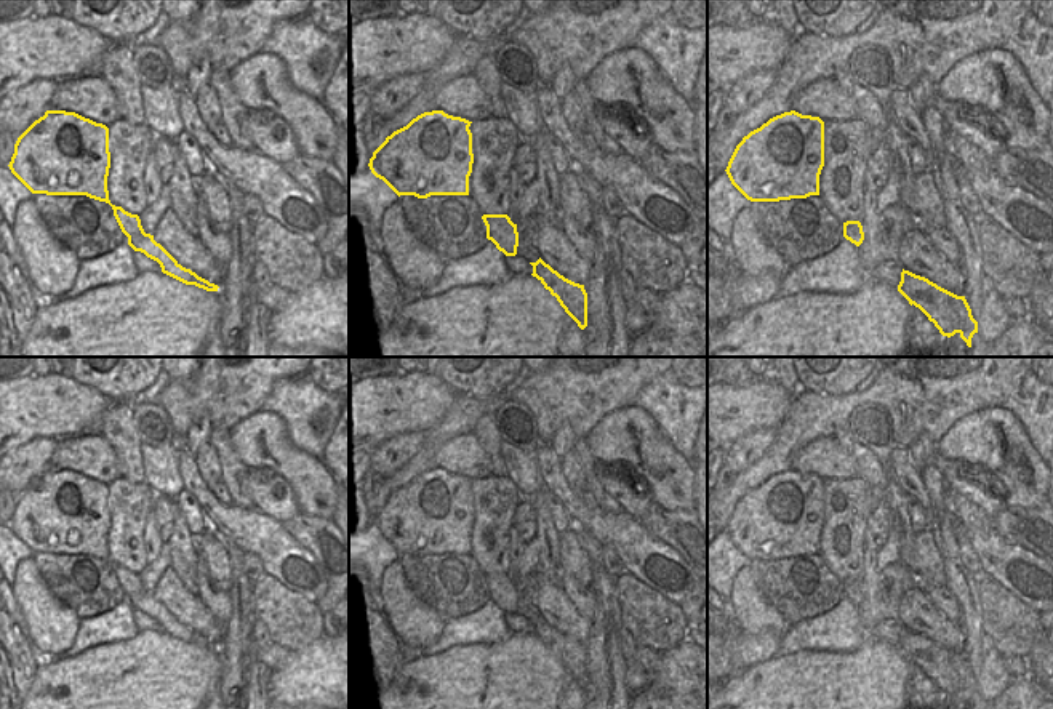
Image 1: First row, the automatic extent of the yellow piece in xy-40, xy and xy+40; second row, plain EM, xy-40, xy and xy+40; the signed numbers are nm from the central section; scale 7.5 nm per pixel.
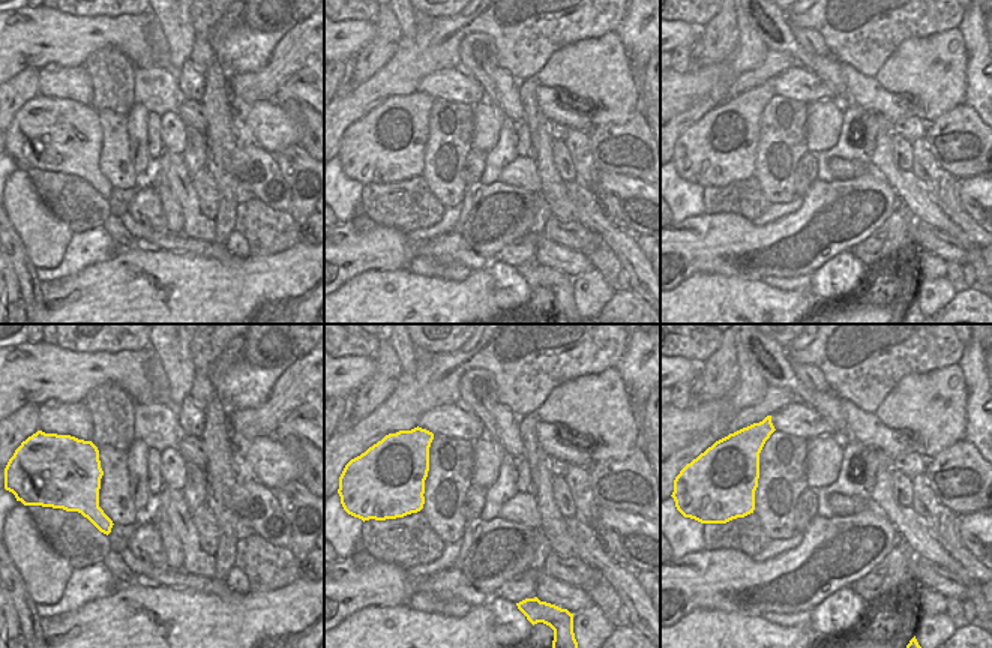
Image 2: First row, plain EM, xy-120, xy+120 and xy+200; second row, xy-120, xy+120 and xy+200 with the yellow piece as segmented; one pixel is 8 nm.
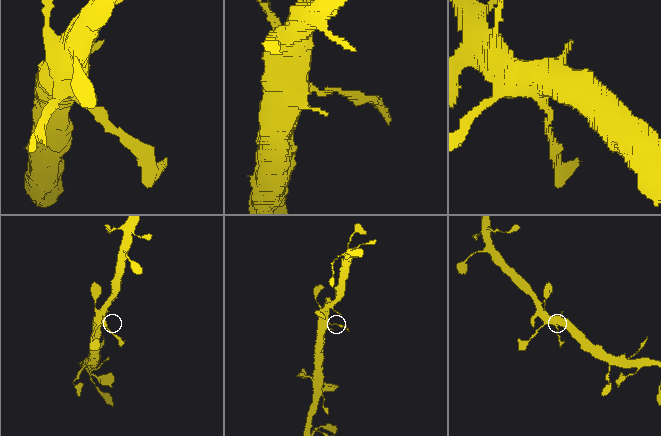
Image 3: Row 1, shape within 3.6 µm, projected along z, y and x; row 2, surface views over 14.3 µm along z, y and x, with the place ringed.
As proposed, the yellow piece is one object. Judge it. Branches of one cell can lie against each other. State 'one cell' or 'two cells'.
two cells

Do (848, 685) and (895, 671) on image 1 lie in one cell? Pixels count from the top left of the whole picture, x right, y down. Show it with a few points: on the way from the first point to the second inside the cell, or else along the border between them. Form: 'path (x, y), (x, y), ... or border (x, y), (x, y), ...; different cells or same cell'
path (860, 685), (868, 685), (884, 671); same cell

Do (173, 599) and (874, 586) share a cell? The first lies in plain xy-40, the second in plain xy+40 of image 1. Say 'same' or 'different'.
different

